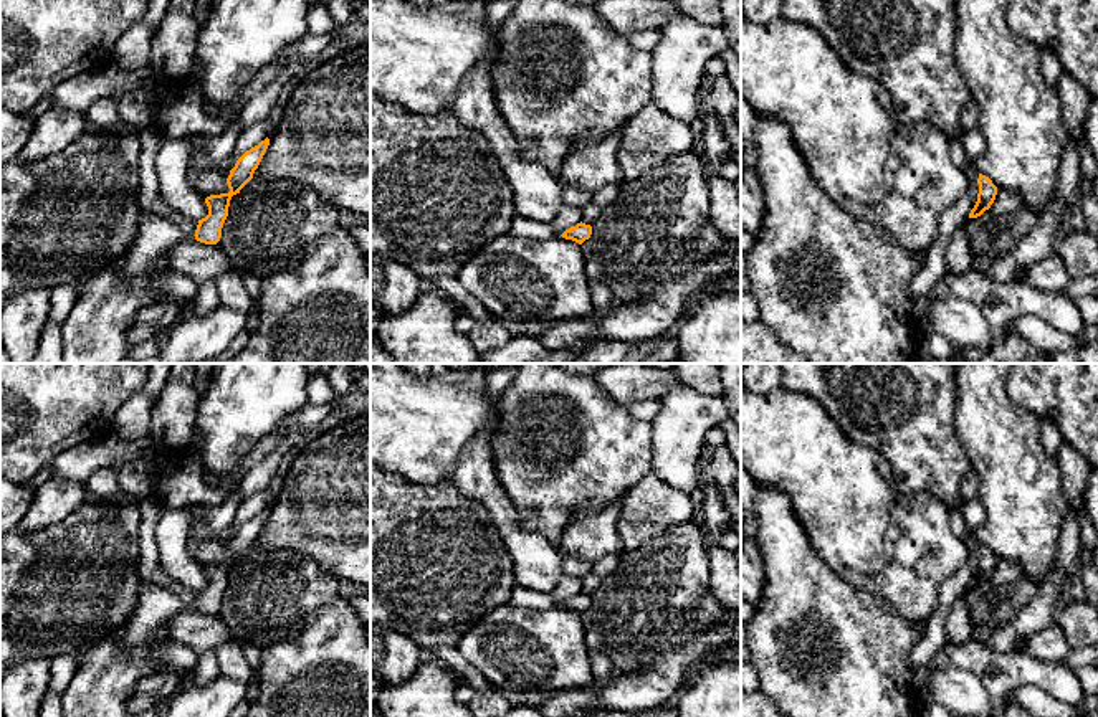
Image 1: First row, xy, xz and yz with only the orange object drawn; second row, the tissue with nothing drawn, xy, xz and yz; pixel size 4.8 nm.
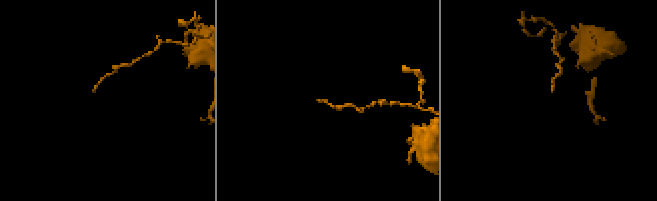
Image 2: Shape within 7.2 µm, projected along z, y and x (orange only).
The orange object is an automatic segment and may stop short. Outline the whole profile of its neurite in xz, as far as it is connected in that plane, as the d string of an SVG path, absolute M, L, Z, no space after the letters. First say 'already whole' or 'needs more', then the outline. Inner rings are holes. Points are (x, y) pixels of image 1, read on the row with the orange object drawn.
already whole; M580 221L575 226L566 230L561 236L582 245L585 240L590 238L590 235L592 235L592 226Z

